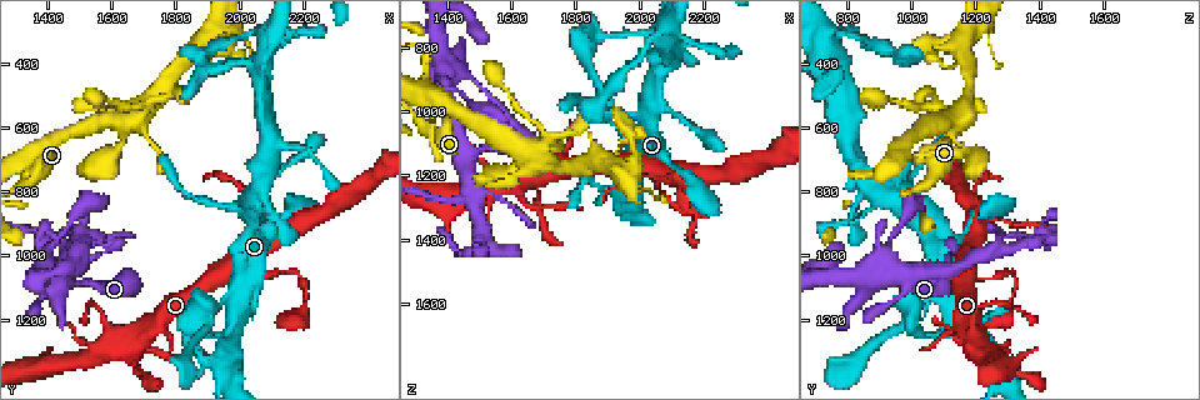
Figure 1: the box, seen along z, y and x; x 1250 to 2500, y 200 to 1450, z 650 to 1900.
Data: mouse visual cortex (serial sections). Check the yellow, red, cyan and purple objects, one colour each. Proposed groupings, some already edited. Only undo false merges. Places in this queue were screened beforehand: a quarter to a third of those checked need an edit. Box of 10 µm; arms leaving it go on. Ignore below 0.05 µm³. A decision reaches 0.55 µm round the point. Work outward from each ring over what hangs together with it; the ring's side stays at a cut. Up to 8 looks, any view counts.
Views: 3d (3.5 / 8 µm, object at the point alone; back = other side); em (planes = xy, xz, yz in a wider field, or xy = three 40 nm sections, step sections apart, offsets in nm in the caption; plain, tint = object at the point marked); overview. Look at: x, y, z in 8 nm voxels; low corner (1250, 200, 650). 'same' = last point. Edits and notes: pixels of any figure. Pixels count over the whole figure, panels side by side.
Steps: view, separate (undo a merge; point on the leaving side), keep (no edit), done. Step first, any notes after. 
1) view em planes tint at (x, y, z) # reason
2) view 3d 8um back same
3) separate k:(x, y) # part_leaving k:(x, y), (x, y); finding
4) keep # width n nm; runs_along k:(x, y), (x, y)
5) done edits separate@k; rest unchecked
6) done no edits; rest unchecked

view 3d 3.5um at (1420, 1070, 870) # narrows sharply

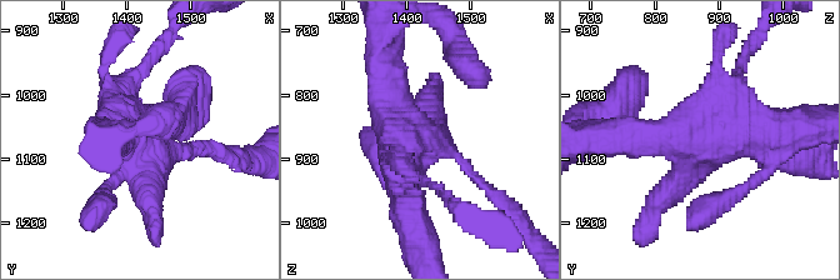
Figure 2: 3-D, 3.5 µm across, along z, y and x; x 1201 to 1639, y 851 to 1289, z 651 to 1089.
keep # continuous, no second cell

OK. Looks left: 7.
view 3d 3.5um back at (2080, 890, 800) # a narrow waist

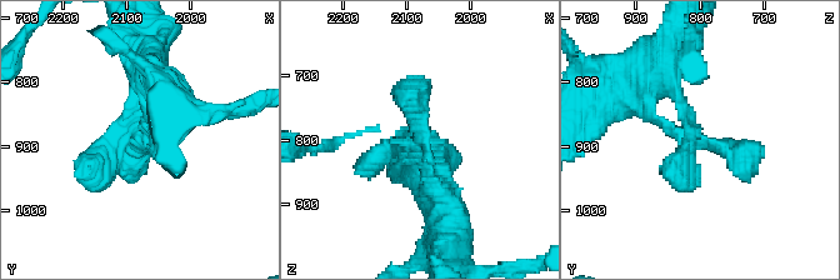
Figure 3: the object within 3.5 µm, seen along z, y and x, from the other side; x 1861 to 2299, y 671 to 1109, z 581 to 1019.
view em xy step 2 tint at (2085, 890, 800)

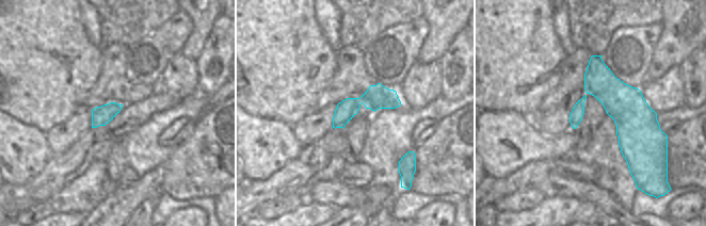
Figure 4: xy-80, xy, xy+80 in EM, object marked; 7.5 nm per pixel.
view em planes tint same # another direction

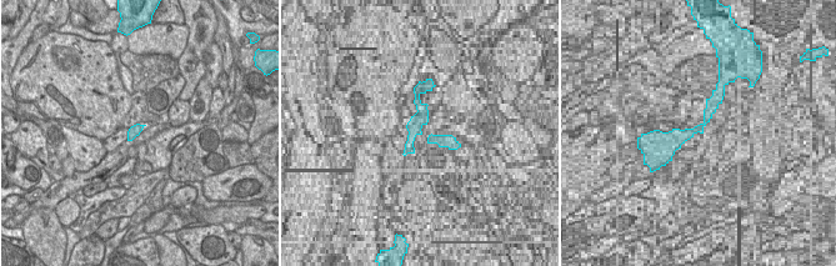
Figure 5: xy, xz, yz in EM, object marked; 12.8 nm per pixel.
keep # runs_along 3:(656, 69), (704, 141), (746, 164), (746, 180); all the same cell

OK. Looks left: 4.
view em xy step 3 tint at (1960, 1040, 1170) # arms part here

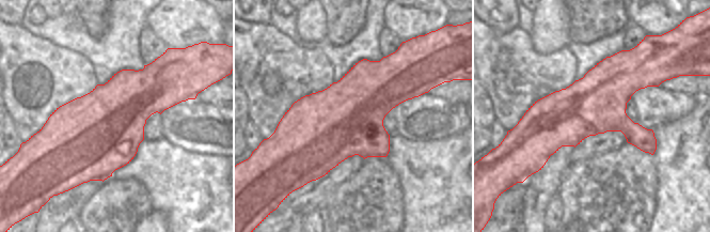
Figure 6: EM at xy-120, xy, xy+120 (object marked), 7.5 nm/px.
view 3d 3.5um same # see where the arms go

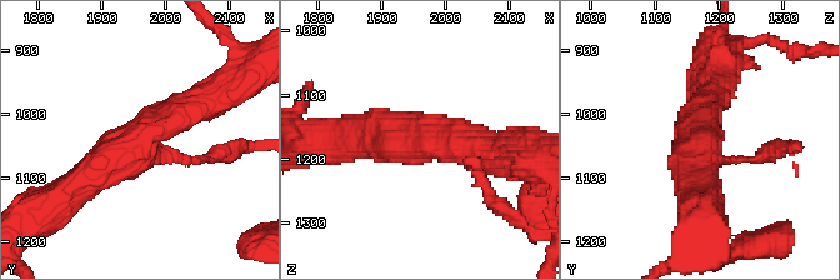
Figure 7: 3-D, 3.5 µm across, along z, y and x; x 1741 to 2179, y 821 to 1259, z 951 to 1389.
keep # runs_along 7:(75, 188), (151, 126), (209, 99); one cell here

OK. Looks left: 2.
done no edits; rest unchecked

